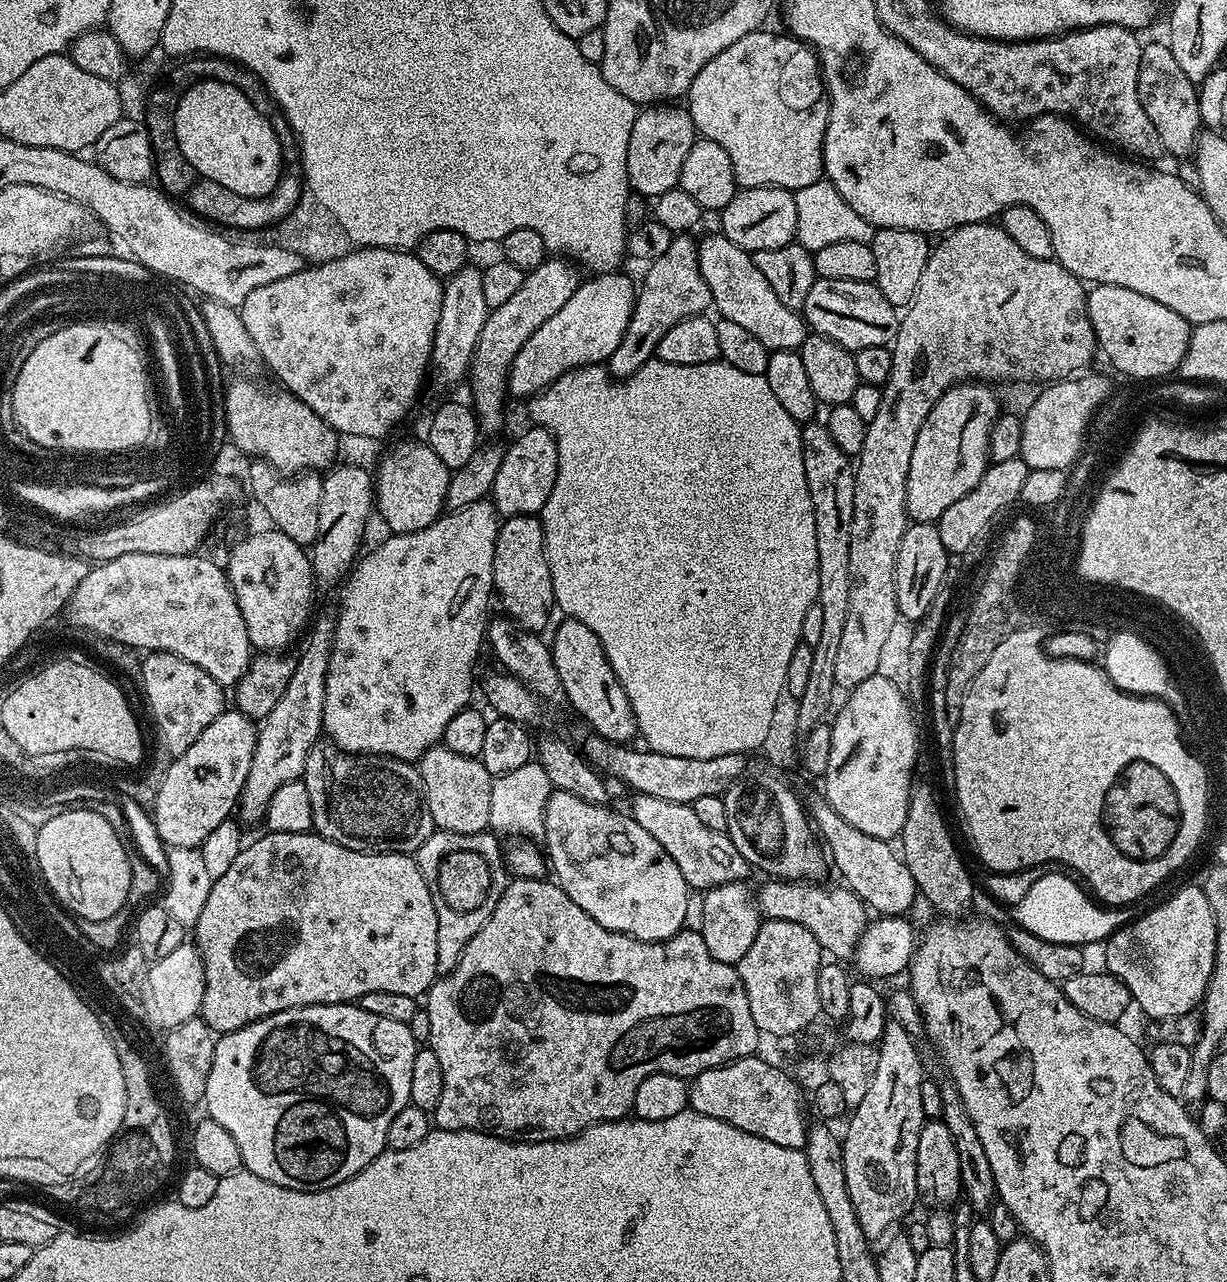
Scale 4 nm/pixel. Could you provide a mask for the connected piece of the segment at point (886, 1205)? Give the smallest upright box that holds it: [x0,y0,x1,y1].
[842,1019,926,1242]

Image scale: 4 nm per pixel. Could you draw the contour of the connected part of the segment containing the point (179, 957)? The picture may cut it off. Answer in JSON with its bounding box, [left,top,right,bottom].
[144,942,206,1030]

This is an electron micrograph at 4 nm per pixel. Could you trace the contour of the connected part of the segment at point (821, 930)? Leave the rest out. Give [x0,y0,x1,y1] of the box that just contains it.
[754,879,870,962]

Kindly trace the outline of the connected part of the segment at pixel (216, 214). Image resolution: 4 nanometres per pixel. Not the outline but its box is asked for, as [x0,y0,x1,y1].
[186,167,304,230]

